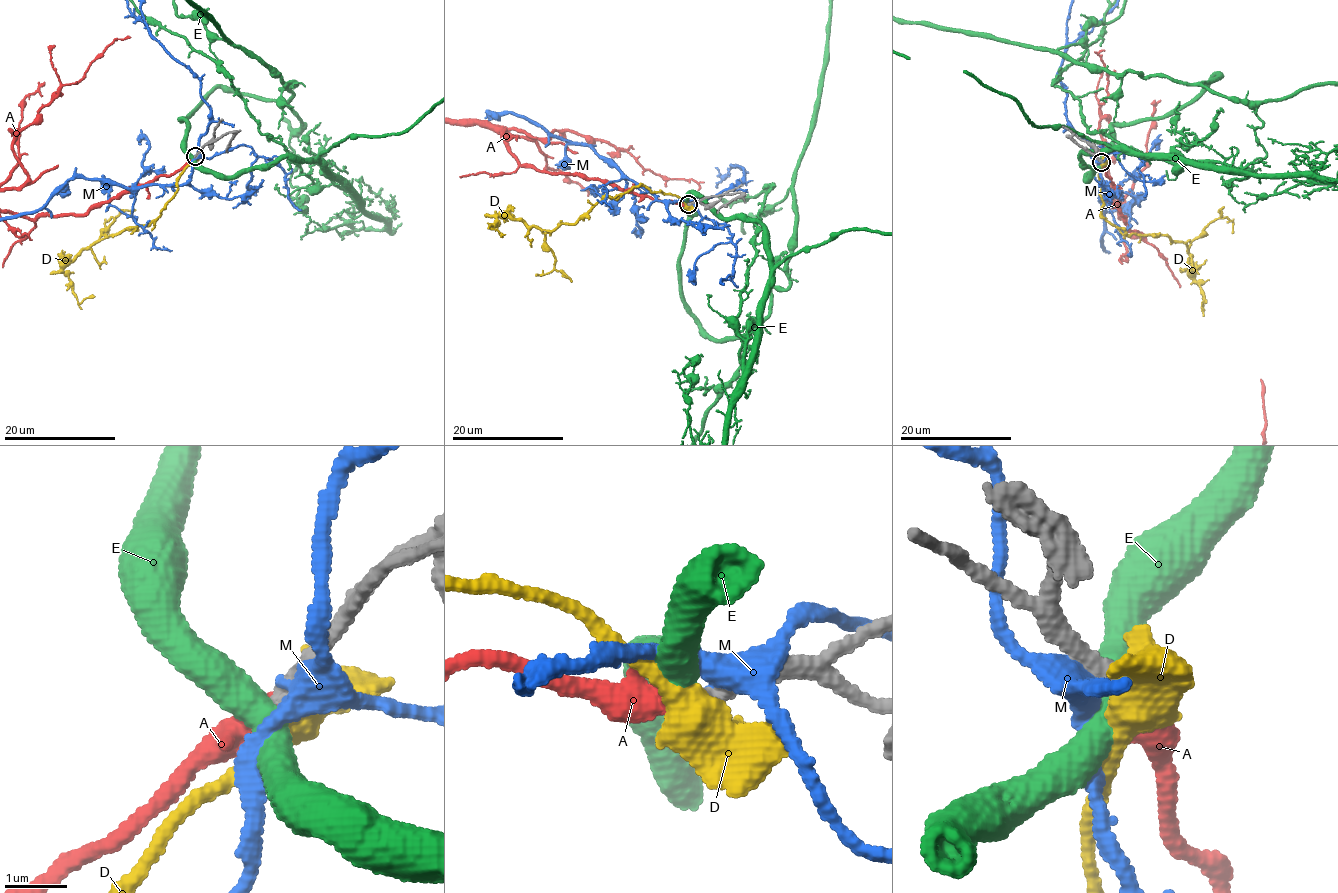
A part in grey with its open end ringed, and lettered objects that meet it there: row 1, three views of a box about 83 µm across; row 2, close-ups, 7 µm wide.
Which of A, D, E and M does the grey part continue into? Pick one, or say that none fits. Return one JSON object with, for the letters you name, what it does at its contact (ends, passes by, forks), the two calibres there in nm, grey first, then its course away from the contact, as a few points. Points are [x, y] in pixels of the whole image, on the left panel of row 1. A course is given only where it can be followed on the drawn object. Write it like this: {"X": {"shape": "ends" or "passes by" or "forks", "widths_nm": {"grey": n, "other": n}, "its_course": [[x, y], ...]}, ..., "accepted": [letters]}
{"A": {"shape": "passes by", "widths_nm": {"grey": 260, "other": 240}}, "accepted": ["A"]}

